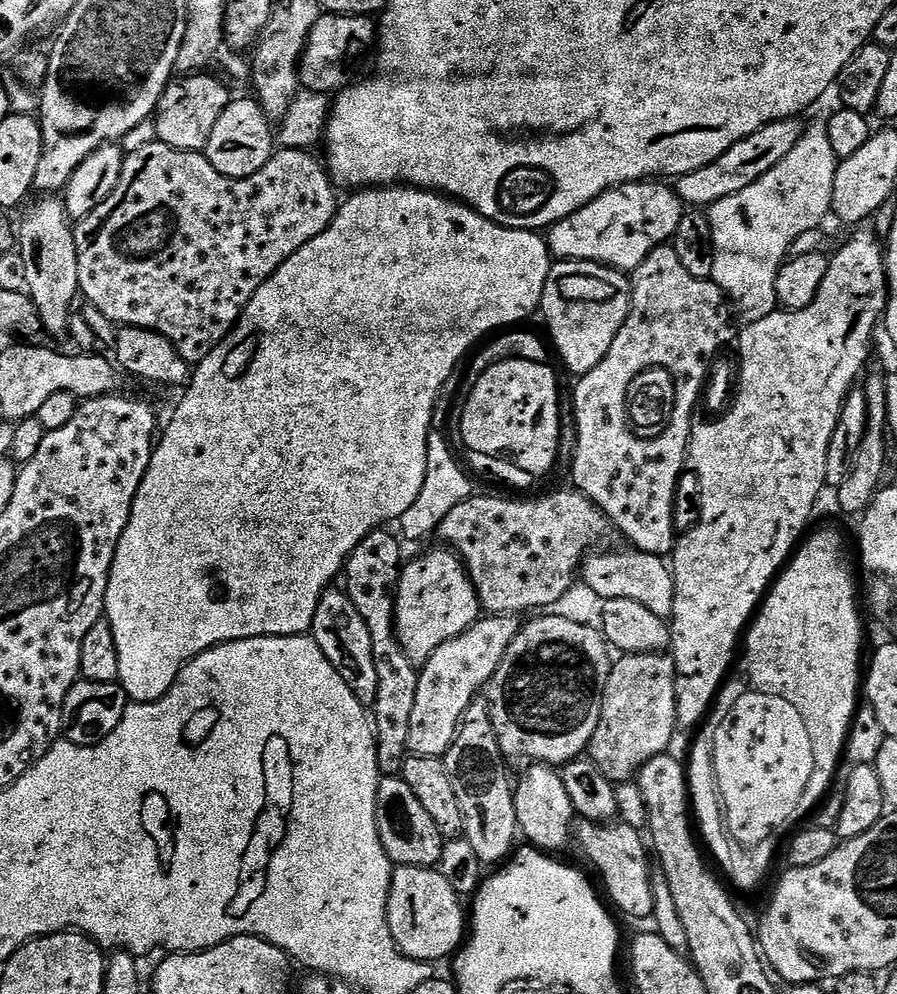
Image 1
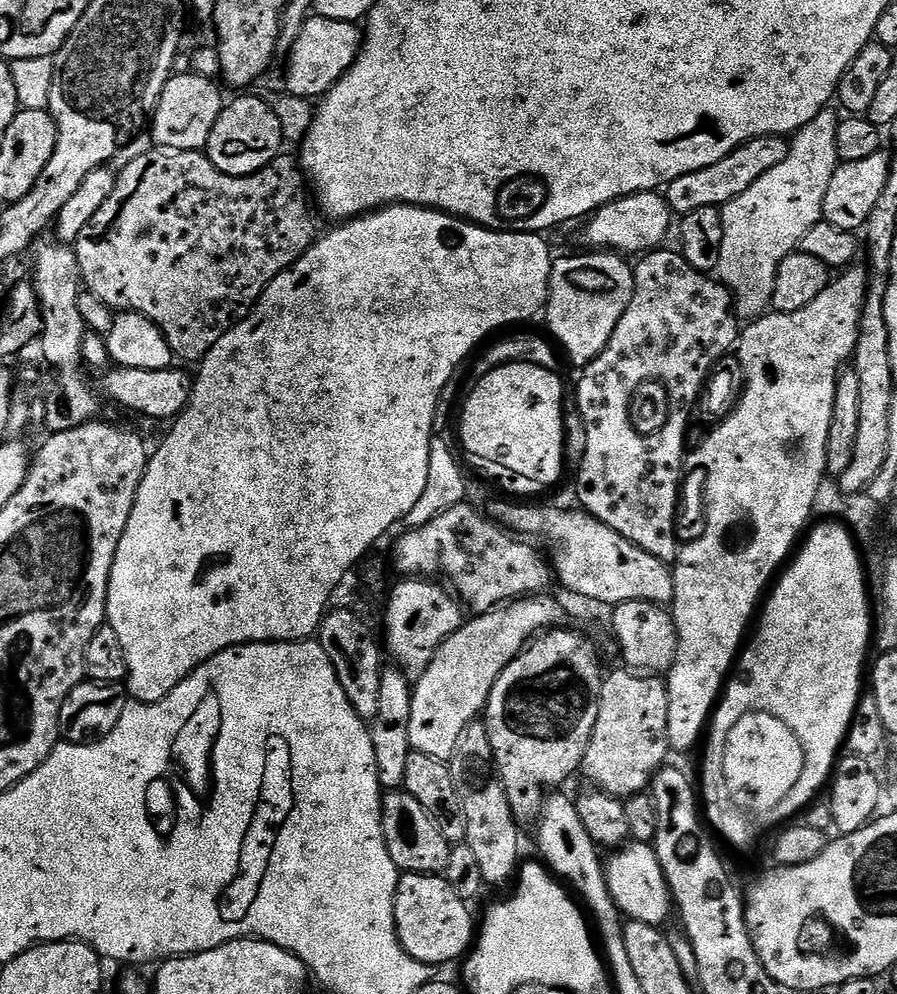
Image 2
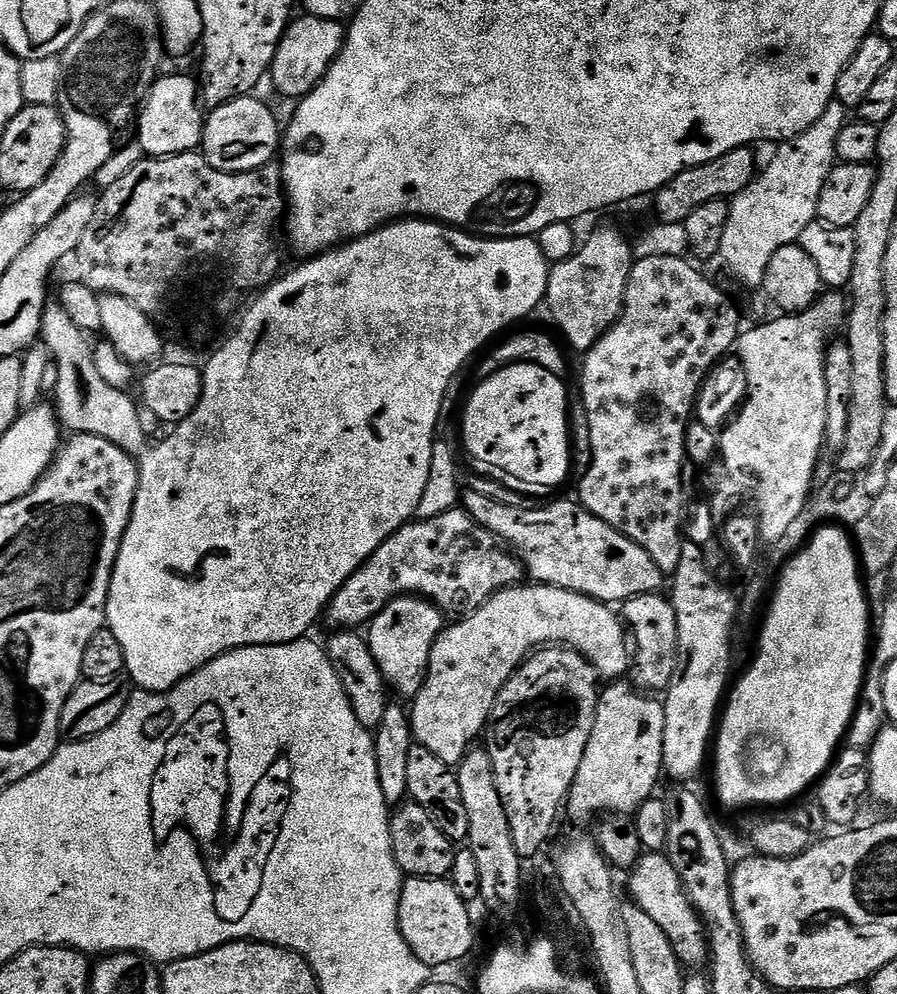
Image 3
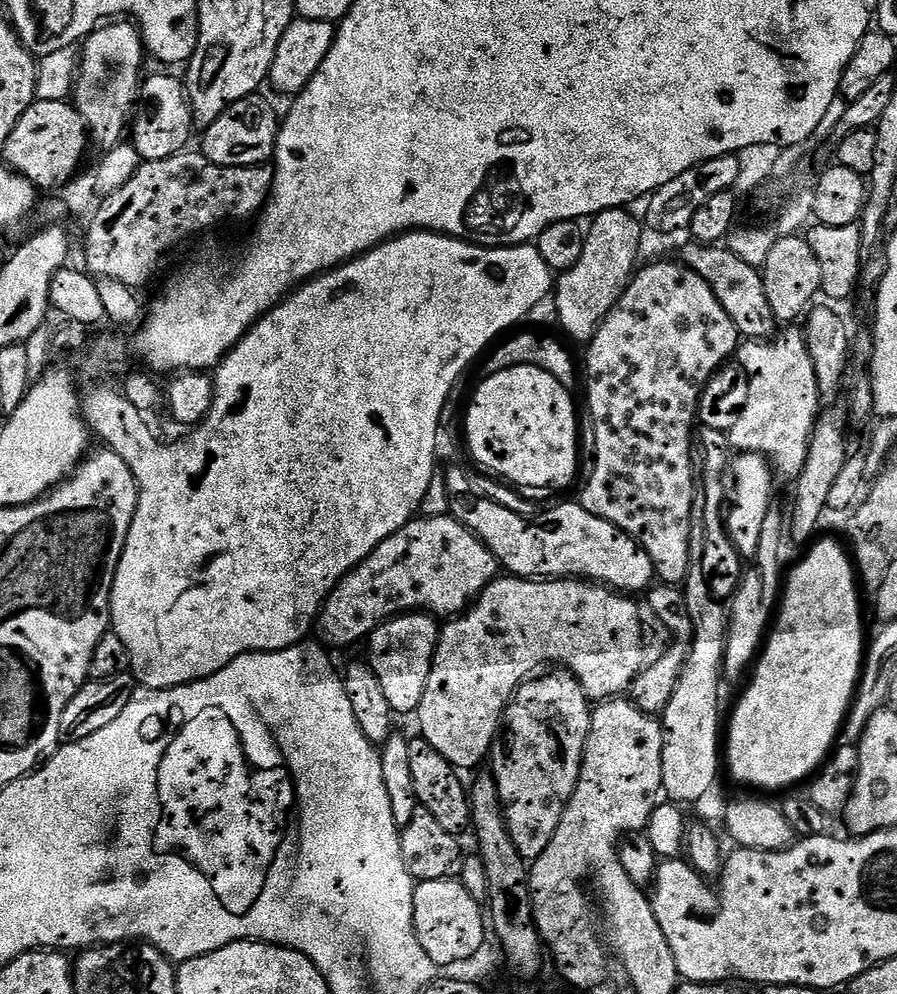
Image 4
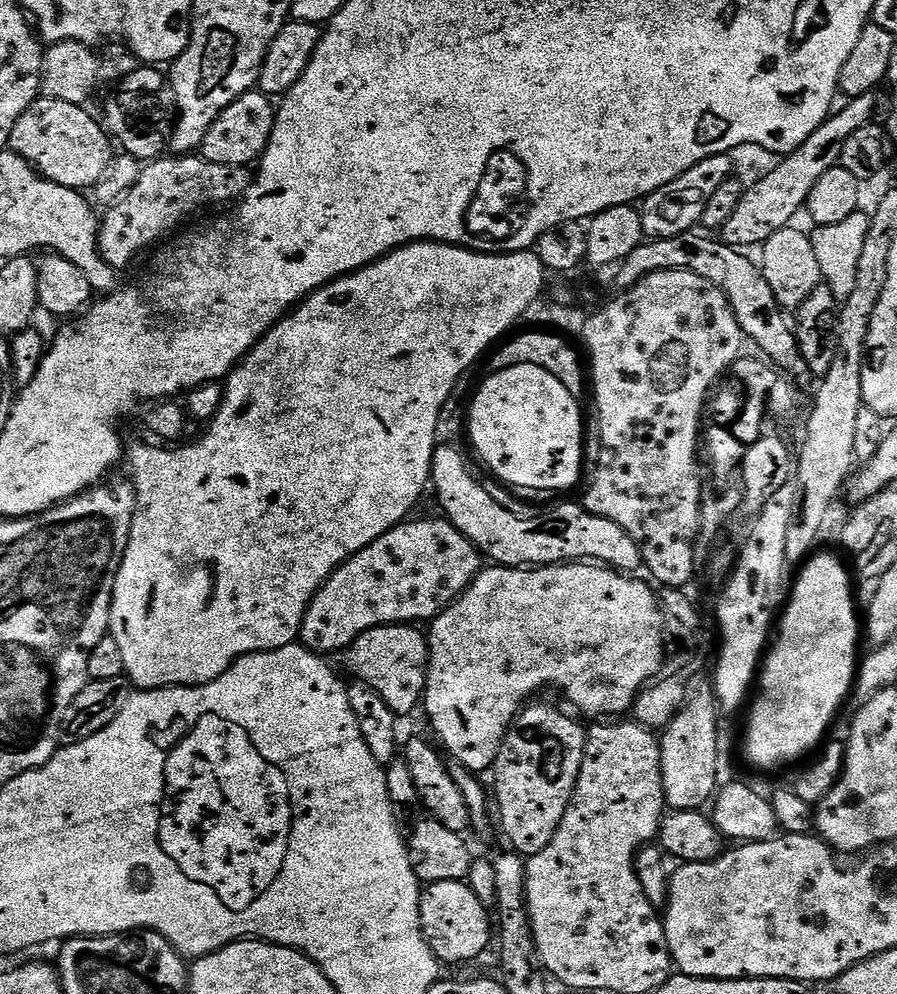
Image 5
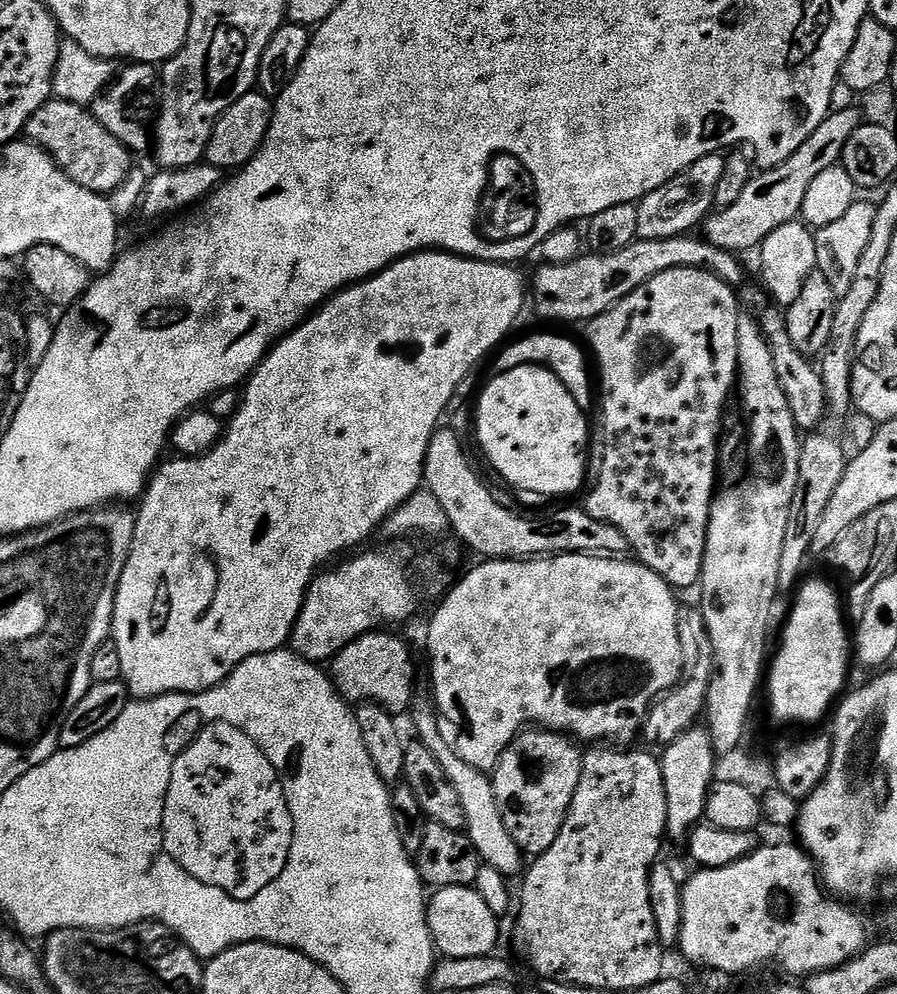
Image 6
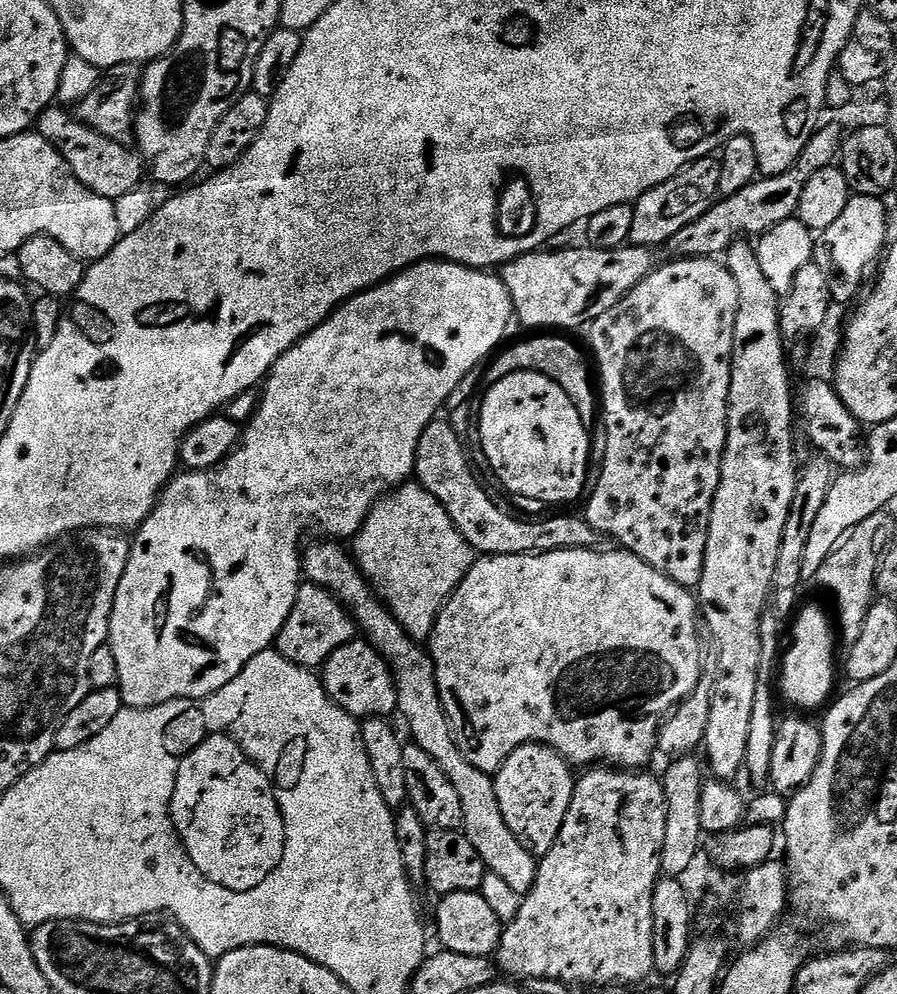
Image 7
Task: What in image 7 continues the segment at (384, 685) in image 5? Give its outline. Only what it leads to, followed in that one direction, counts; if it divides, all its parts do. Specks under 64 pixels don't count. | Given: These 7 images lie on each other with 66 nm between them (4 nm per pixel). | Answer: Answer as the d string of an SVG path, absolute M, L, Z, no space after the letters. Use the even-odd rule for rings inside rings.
M363 638L351 640L346 646L334 650L324 663L322 679L328 697L351 716L388 718L396 712L396 677L377 648Z

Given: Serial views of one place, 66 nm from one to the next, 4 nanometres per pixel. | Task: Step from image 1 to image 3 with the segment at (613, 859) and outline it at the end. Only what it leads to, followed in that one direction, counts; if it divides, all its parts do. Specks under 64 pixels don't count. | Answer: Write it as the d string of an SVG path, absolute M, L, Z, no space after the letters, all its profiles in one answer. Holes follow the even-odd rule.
M645 851L629 876L632 876L628 880L628 888L632 891L631 903L650 914L650 918L654 918L658 926L662 926L662 934L670 938L681 965L700 966L703 960L705 963L710 956L710 944L706 939L704 922L700 919L700 913L689 902L688 891L684 888L680 872L674 870L667 855L664 852Z

